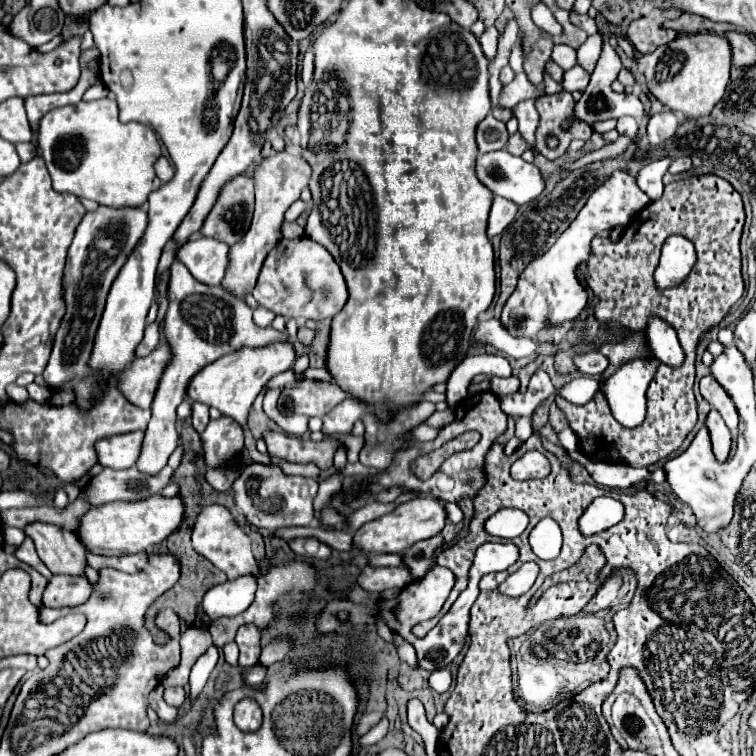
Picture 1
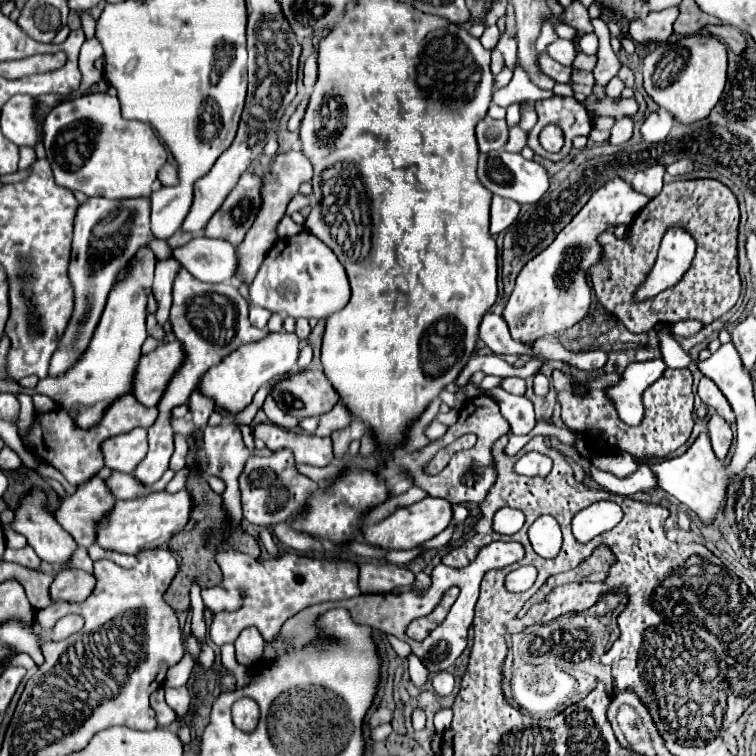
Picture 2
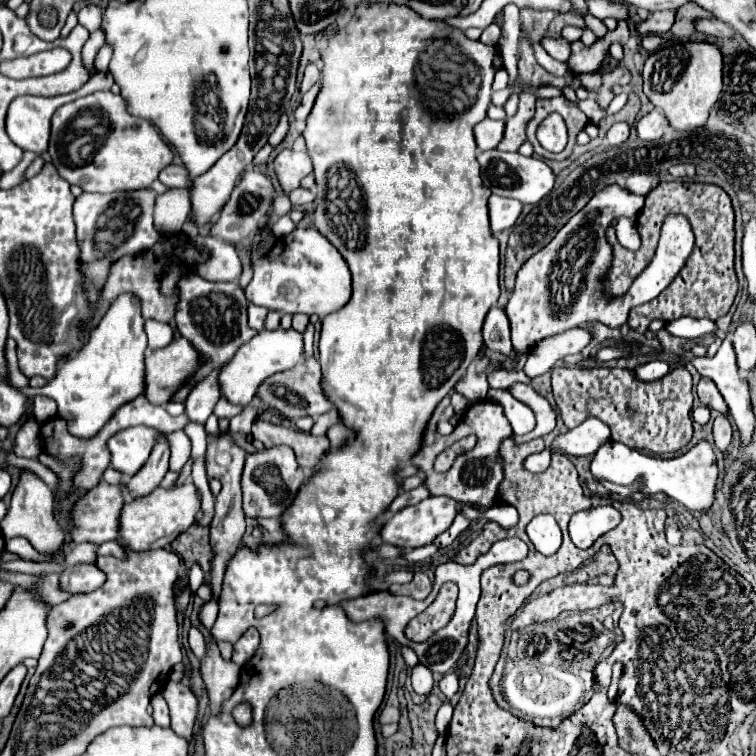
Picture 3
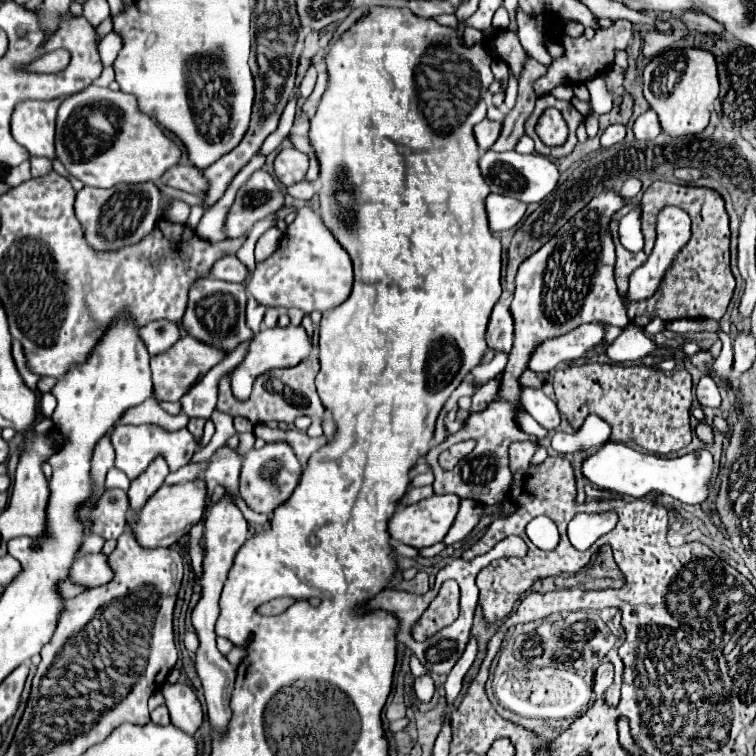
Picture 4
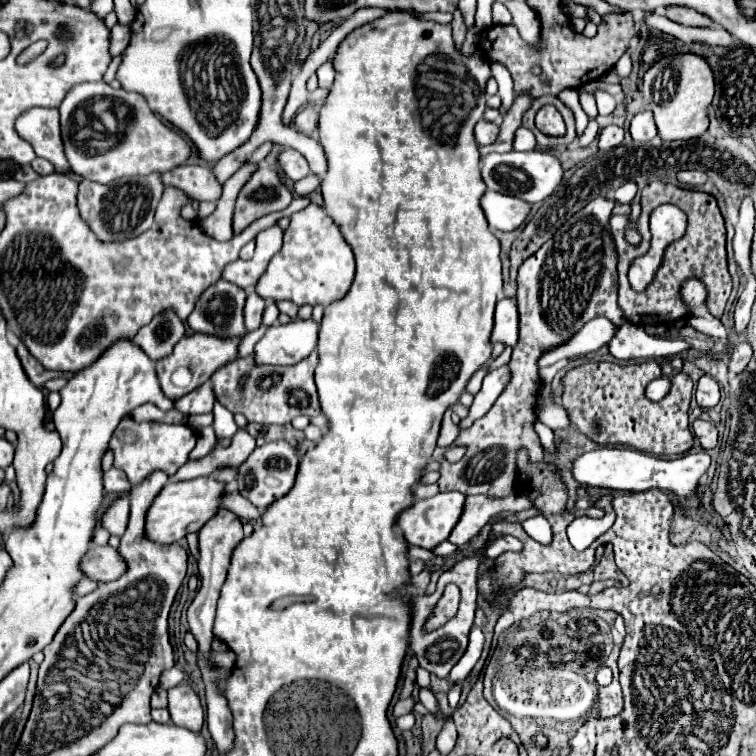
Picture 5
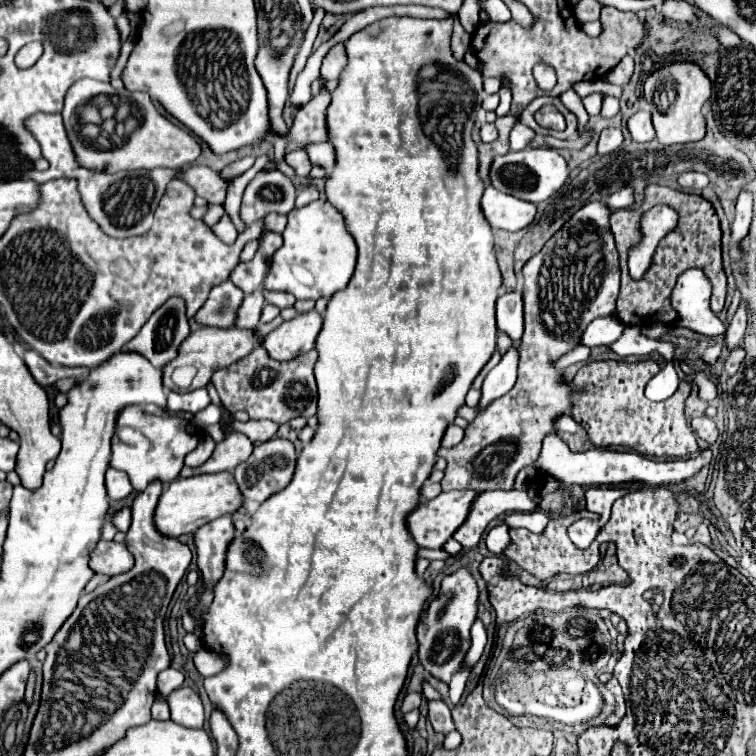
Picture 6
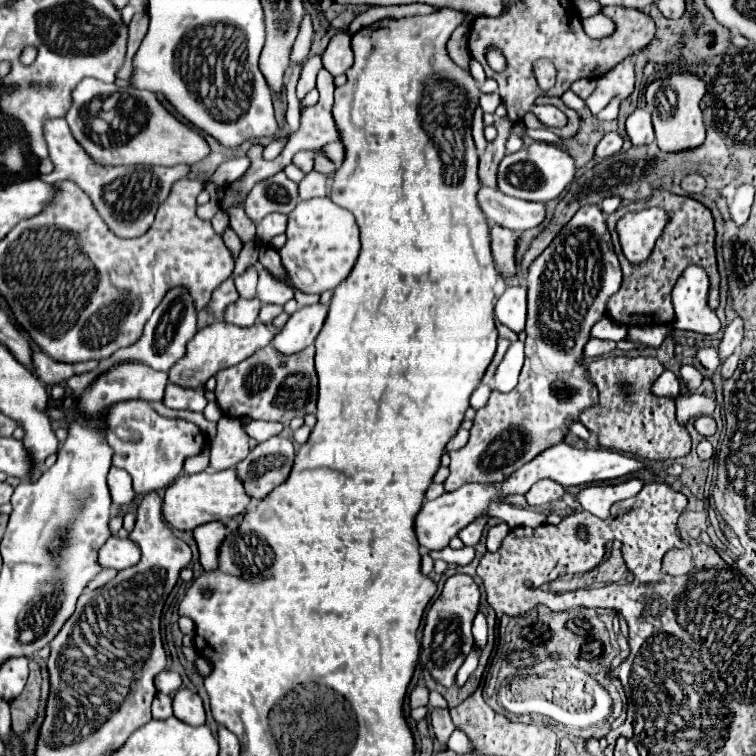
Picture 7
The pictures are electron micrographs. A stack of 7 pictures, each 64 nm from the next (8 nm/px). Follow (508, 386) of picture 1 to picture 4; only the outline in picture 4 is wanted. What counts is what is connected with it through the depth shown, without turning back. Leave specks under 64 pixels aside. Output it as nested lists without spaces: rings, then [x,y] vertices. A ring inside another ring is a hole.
[[[524,388],[520,394],[520,402],[542,428],[548,428],[552,432],[560,424],[560,412],[556,408],[556,402],[550,400],[542,390]]]

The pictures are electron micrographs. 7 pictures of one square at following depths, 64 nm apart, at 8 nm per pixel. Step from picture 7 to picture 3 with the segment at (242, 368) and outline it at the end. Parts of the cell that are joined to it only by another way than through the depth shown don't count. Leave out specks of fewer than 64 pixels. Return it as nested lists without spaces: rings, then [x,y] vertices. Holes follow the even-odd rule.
[[[314,358],[296,364],[296,368],[288,370],[288,372],[280,372],[276,376],[270,376],[268,380],[264,380],[262,388],[258,388],[258,394],[262,396],[264,406],[272,406],[272,408],[280,410],[288,420],[296,420],[302,416],[316,418],[332,408],[332,402],[326,398],[324,388],[322,388],[320,364]],[[220,398],[218,404],[216,404],[216,408],[214,408],[214,414],[216,414],[216,416],[236,416],[240,410],[242,410],[242,408],[236,408],[236,406],[228,404],[224,398]]]

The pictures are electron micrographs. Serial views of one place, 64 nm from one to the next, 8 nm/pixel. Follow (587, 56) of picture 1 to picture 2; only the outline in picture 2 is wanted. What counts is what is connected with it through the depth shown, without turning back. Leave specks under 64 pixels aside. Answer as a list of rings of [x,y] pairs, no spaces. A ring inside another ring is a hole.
[[[594,34],[582,36],[582,40],[580,40],[580,50],[582,50],[586,56],[596,56],[596,54],[598,54],[598,38],[596,38]]]

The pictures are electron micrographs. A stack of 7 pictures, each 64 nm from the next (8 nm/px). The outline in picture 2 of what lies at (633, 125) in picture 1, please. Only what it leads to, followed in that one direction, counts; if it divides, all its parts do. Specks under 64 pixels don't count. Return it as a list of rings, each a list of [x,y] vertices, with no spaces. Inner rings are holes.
[[[624,116],[624,118],[616,120],[616,124],[612,126],[612,136],[610,136],[610,144],[618,146],[618,144],[622,144],[622,142],[630,140],[630,138],[632,138],[632,130],[634,130],[634,120],[632,120],[632,118]]]

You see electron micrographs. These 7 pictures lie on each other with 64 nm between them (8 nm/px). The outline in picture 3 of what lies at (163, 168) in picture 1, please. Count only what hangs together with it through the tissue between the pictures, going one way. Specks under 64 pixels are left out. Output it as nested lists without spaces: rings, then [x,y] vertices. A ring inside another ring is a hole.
[[[174,164],[166,166],[160,172],[160,182],[164,186],[168,186],[168,188],[180,188],[180,186],[182,188],[190,188],[190,184],[192,184],[192,182],[188,182],[188,176],[186,176],[184,168],[182,166],[174,166]]]

